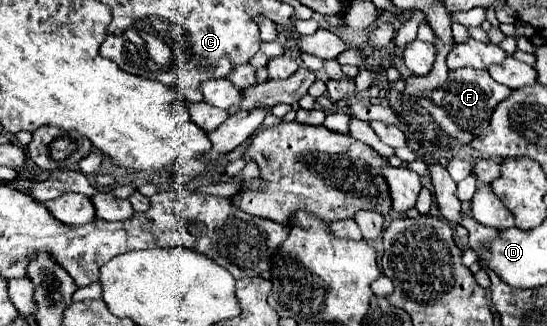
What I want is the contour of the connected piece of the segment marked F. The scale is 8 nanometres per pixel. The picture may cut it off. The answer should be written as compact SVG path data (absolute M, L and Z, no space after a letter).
M458 68L448 74L448 80L444 86L436 88L432 92L432 100L448 114L448 118L466 132L480 134L488 122L490 114L494 112L494 106L500 102L500 98L506 98L510 94L510 88L494 82L488 74L488 70L476 70L476 68Z

